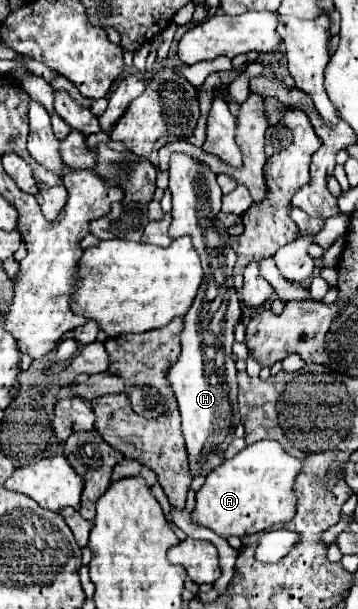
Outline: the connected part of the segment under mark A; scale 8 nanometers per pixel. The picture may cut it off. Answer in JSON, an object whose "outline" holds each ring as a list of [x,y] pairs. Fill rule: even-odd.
{"outline":[[[260,440],[246,446],[232,460],[222,462],[206,476],[206,482],[196,492],[192,522],[214,530],[222,538],[242,538],[246,534],[256,534],[264,528],[290,522],[296,514],[292,484],[300,470],[302,462],[288,456],[274,440]]]}

